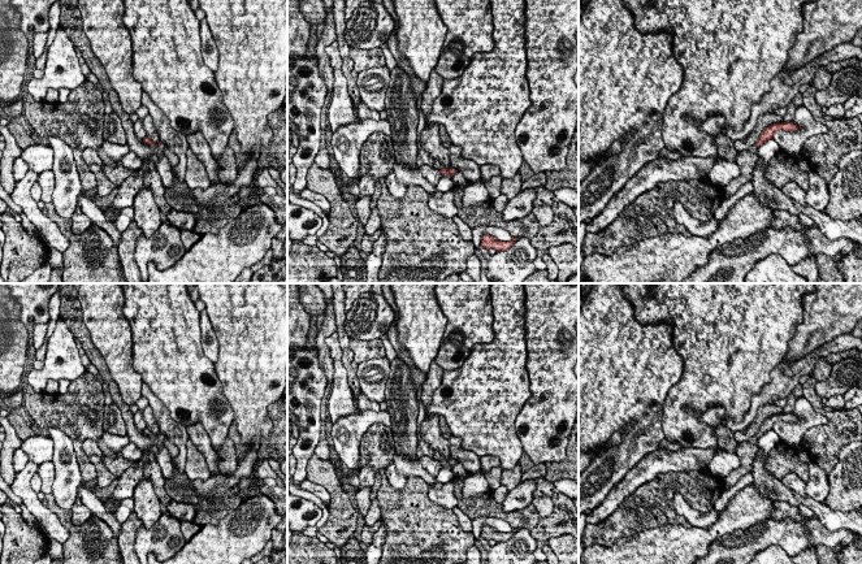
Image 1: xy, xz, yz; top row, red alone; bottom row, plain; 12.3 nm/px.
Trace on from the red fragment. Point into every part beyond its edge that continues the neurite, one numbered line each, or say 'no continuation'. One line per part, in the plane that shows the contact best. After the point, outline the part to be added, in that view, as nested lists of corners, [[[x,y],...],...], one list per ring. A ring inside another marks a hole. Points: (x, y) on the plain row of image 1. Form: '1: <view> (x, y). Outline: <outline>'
1: xy (154, 439). Outline: [[[148,435],[148,438],[151,439],[151,451],[152,451],[152,452],[155,454],[155,456],[156,456],[156,454],[157,454],[157,451],[159,451],[157,443],[159,443],[159,442],[164,442],[165,437],[161,437],[161,435],[151,437],[151,435]]]

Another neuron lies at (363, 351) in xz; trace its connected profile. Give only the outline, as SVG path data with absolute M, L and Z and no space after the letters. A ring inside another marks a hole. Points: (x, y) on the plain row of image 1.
M350 340L350 348L354 352L354 359L356 364L361 364L371 359L381 359L385 356L385 347L382 340Z

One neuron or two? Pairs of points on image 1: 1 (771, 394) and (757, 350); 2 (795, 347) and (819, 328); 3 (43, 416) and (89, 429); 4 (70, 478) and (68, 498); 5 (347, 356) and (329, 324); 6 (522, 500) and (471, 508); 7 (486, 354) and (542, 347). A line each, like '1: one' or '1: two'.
1: two
2: one
3: one
4: one
5: two
6: two
7: two

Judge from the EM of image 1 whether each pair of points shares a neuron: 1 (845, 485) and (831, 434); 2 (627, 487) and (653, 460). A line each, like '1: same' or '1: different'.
1: different
2: same

